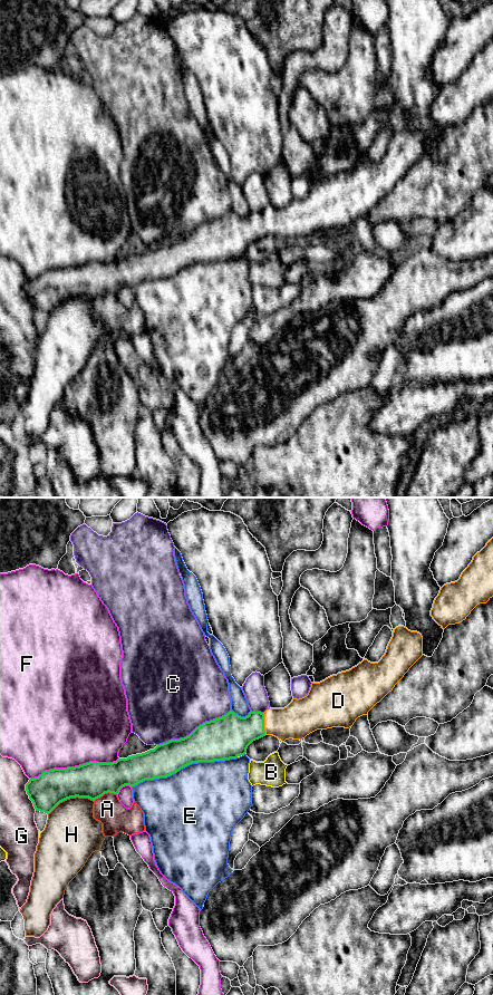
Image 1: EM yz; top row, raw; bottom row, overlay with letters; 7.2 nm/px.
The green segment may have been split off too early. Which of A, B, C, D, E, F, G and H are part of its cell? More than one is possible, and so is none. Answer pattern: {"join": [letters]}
{"join": ["D"]}

